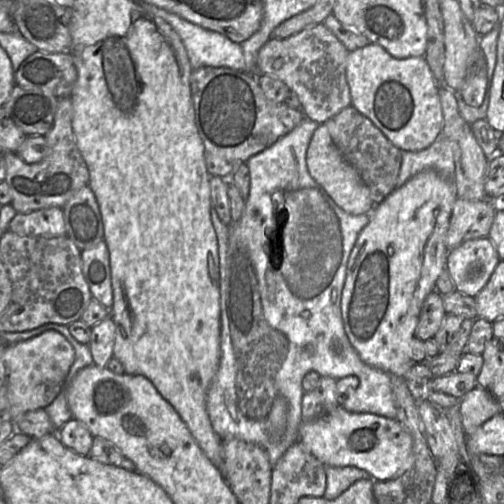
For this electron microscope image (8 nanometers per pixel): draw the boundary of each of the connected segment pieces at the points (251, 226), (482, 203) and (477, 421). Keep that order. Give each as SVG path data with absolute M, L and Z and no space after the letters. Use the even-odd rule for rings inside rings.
M304 118L304 120L295 127L292 131L287 133L285 136L281 137L278 141L276 141L272 146L269 148L261 151L260 153L250 157L247 162L245 162L248 166L249 173L250 173L250 191L245 200L245 208L242 214L242 217L235 221L237 222L237 236L240 237L241 243L246 248L253 267L255 269L255 273L258 280L259 292L260 292L260 299L262 304L262 310L264 314L264 318L267 323L275 330L282 332L288 339L288 353L287 356L279 369L276 375L276 389L278 396L282 396L287 401L288 405L288 413L287 413L287 423L286 423L286 430L283 436L278 441L273 441L266 430L265 427L265 420L252 420L245 417L238 408L238 400L237 400L237 390L236 390L236 375L237 375L237 364L236 359L233 351L233 346L231 342L230 336L230 329L229 329L229 320L227 317L227 309L226 309L226 297L227 297L227 276L225 272L225 278L219 278L219 291L220 291L220 364L219 369L212 380L206 395L206 408L207 412L212 424L214 431L220 436L221 439L239 439L245 442L254 443L261 448L265 449L268 453L269 461L271 465L274 467L278 460L284 455L286 450L291 447L293 444L298 442L299 436L299 427L302 424L302 400L305 391L302 387L302 380L303 377L310 371L317 372L320 376L328 376L335 380L340 380L342 378L348 376L356 376L359 379L359 386L357 389L351 393L346 401L343 404L343 407L348 412L352 413L371 413L378 416L396 419L397 413L393 402L392 396L392 382L390 374L382 371L379 368L373 367L371 365L366 364L360 358L358 352L354 349L351 345L343 325L342 319L342 312L341 312L341 296L342 290L344 287L346 273L347 273L347 264L350 253L356 243L356 240L360 234L360 232L364 229L364 227L370 221L369 214L360 214L360 215L351 215L346 213L342 210L334 201L333 199L326 193L326 191L310 176L308 172L307 163L306 163L306 153L313 136L314 131L319 126L319 123L310 120L309 118ZM307 344L311 344L314 348L314 353L308 353L305 349Z
M458 197L447 232L448 252L465 241L488 237L496 210L497 203L490 199L472 201Z
M479 386L461 398L459 410L466 437L501 411L499 402L486 389Z

